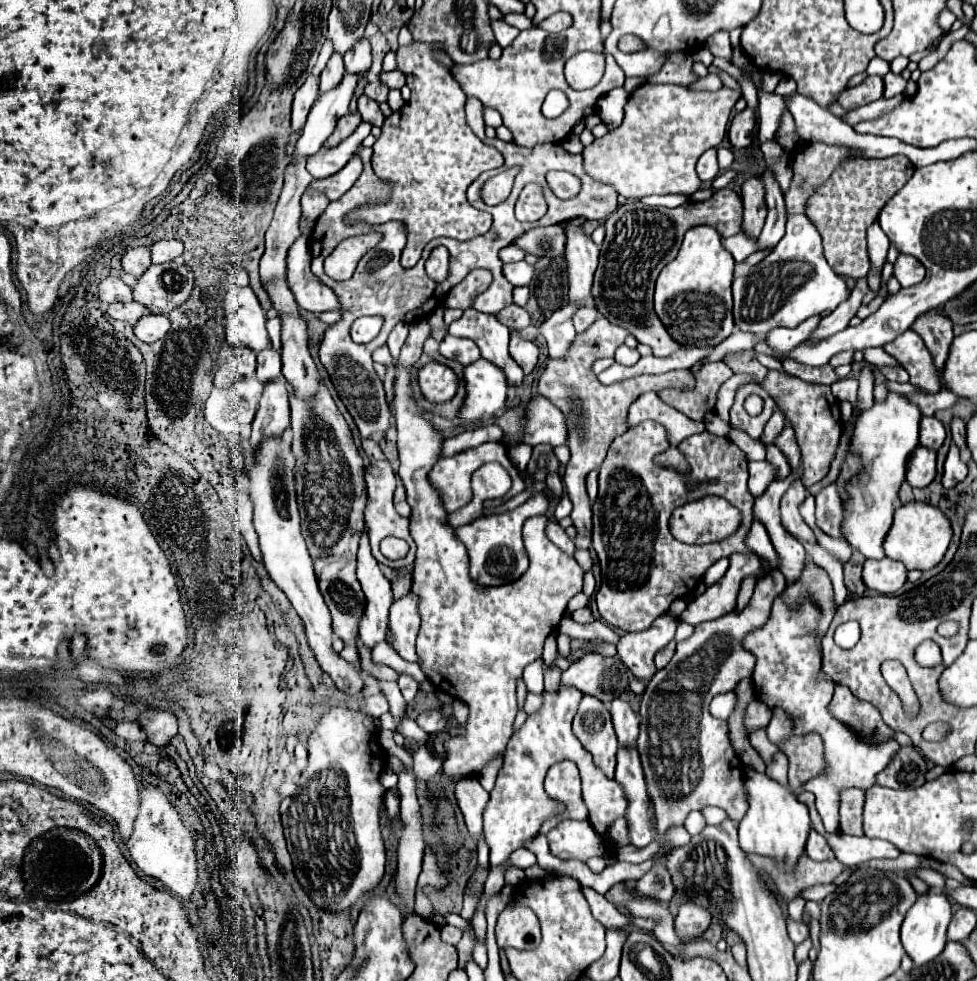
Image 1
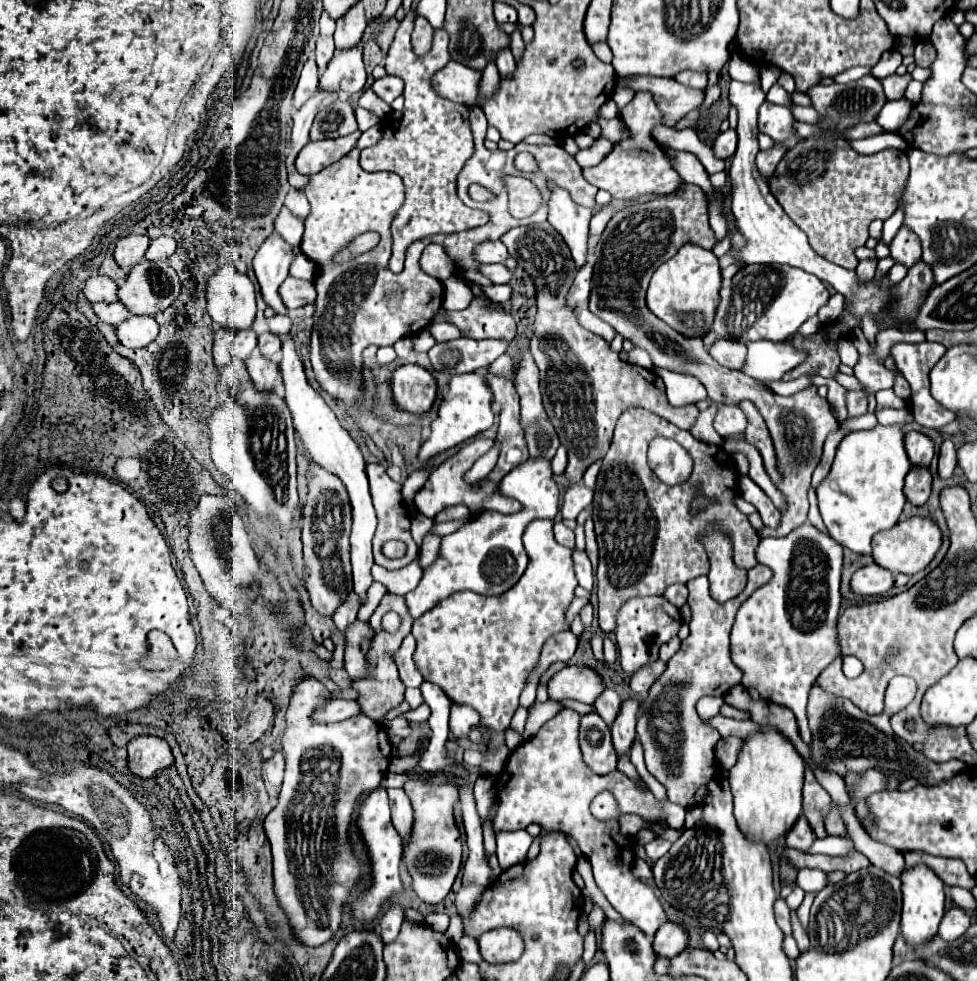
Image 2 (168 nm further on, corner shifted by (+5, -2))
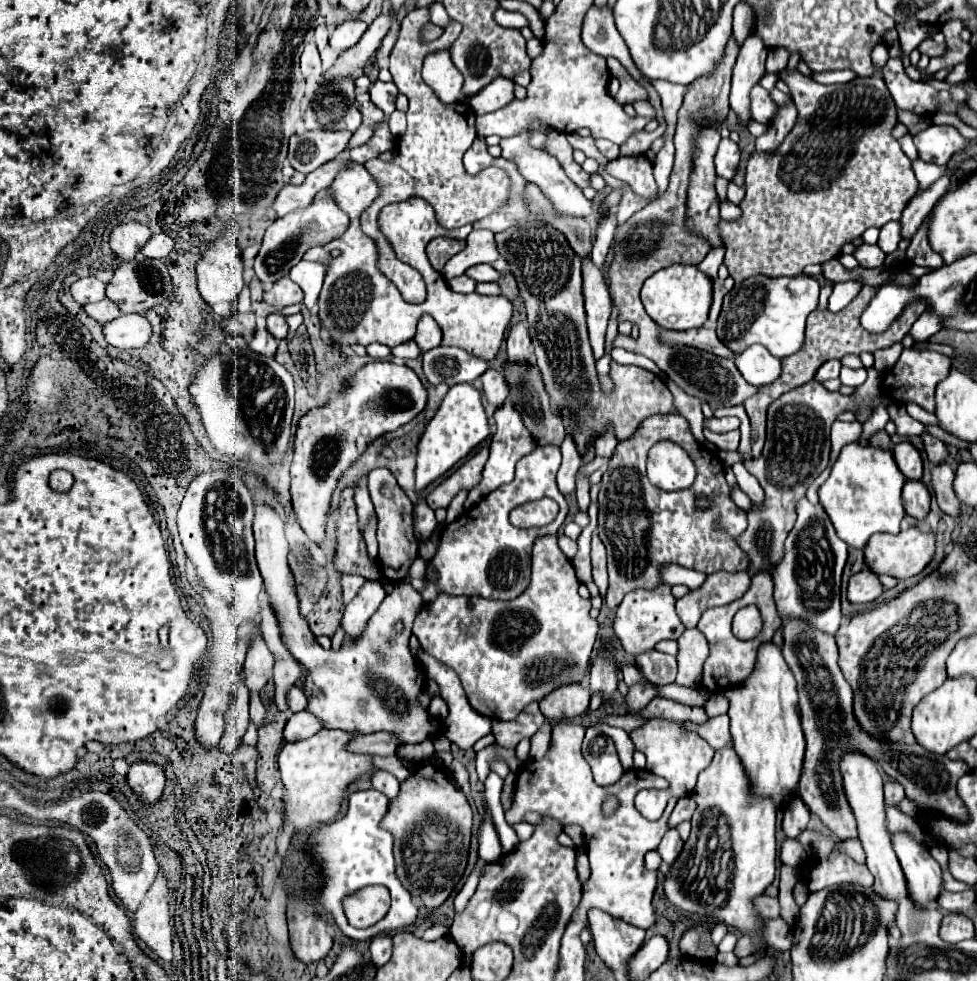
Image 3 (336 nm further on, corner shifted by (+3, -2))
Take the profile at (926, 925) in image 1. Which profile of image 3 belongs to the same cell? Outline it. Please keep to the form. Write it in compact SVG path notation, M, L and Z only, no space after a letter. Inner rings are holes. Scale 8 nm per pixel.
M909 832L891 834L893 850L901 862L901 868L907 878L909 894L915 898L915 904L929 906L941 892L941 866L929 854L929 848L919 844Z

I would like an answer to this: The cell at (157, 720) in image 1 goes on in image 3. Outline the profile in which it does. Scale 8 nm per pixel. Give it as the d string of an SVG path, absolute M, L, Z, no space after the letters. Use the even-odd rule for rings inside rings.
M139 762L139 764L131 764L129 774L127 774L127 784L143 804L151 806L163 794L165 776L159 766Z

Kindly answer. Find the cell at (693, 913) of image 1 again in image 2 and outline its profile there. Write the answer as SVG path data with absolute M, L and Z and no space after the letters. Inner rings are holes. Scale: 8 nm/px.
M665 922L653 940L653 950L657 952L657 956L667 956L673 958L677 954L681 954L689 944L689 932L683 924L677 922Z

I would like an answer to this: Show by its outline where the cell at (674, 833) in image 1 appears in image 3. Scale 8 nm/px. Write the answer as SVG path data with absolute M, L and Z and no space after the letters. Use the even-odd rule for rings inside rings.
M697 628L685 630L677 640L677 644L679 644L679 652L675 658L679 664L679 674L675 684L689 686L689 688L701 686L703 662L709 656L709 646L705 636Z

